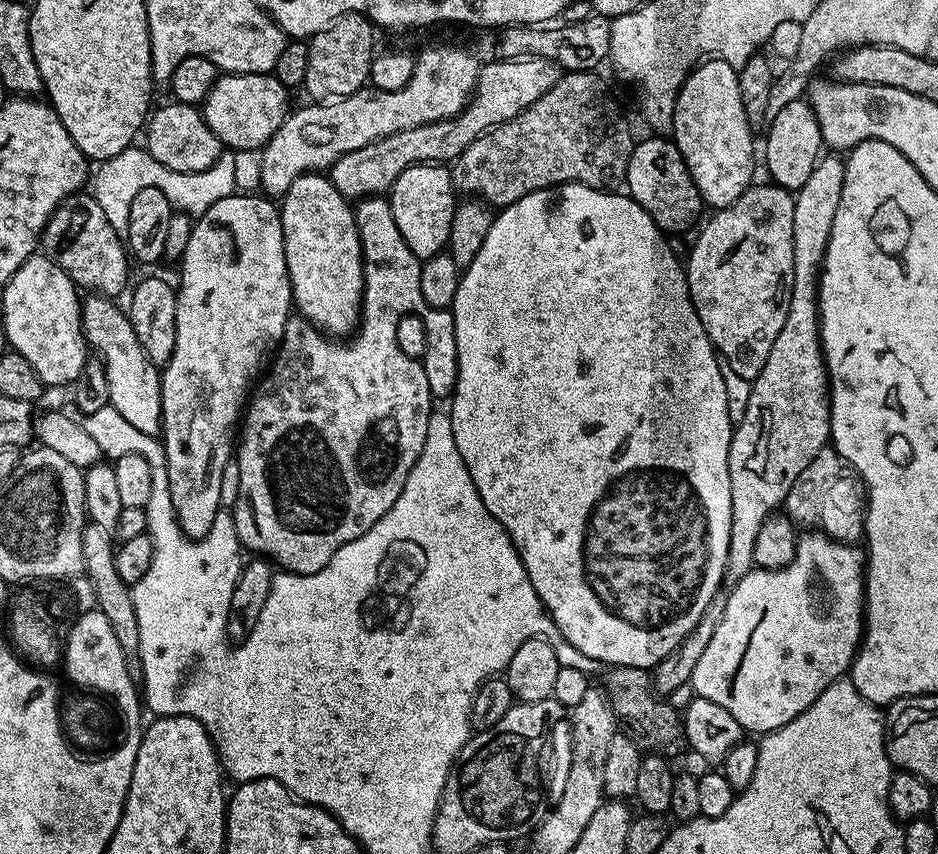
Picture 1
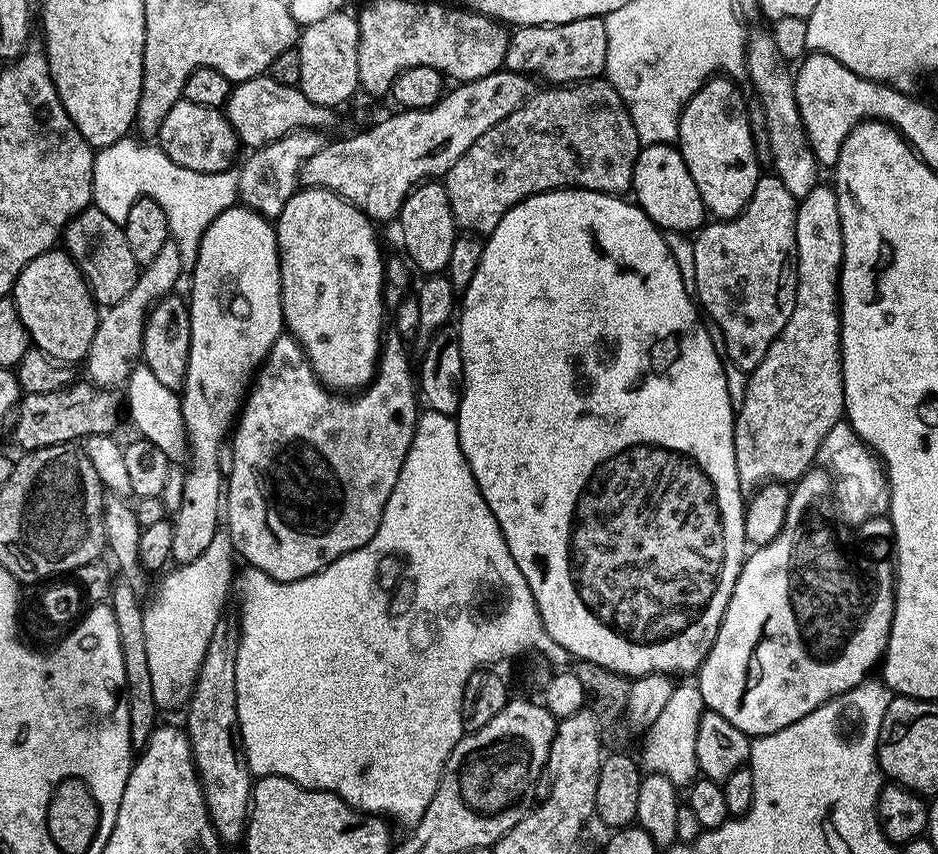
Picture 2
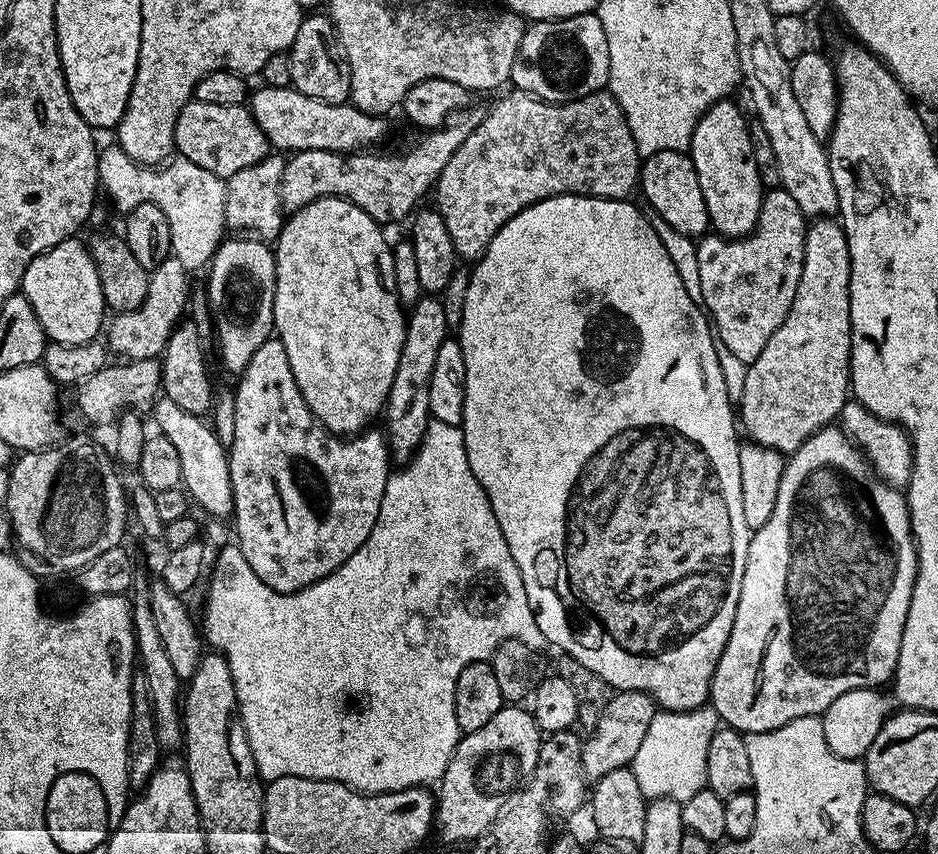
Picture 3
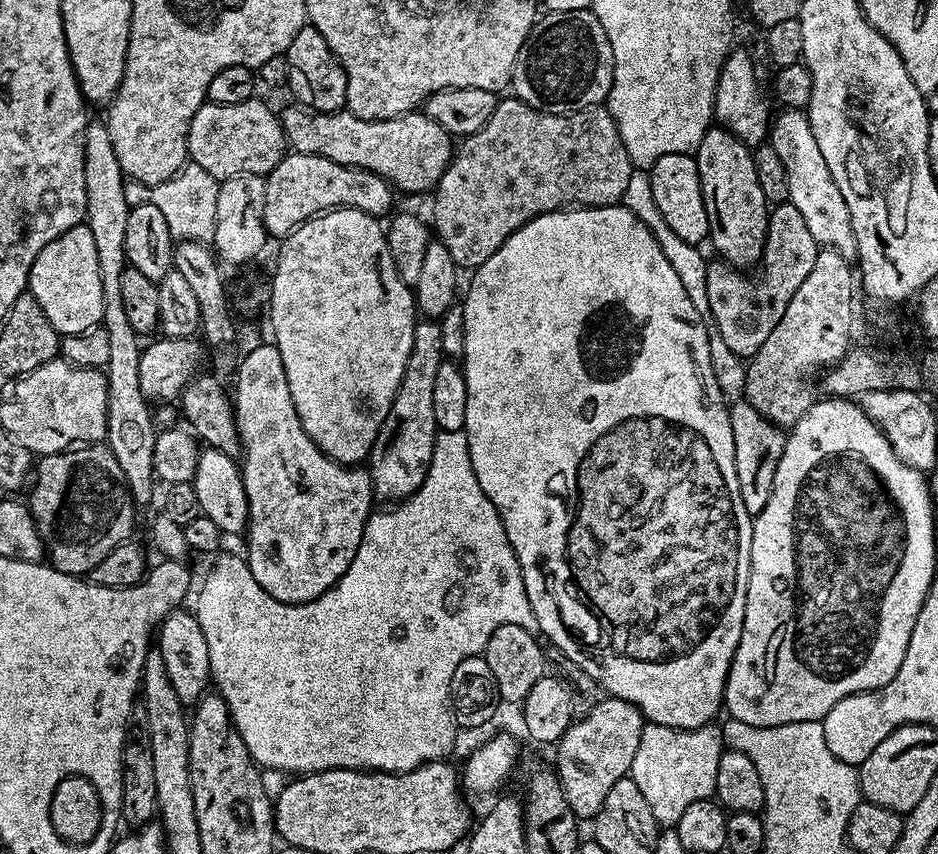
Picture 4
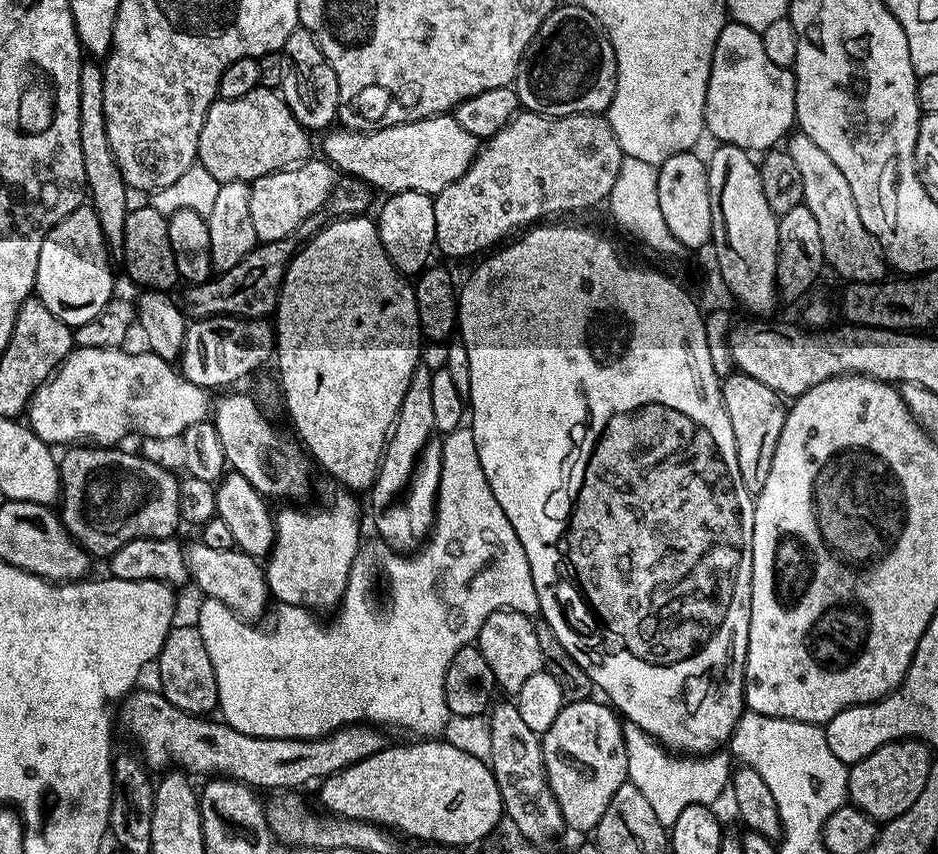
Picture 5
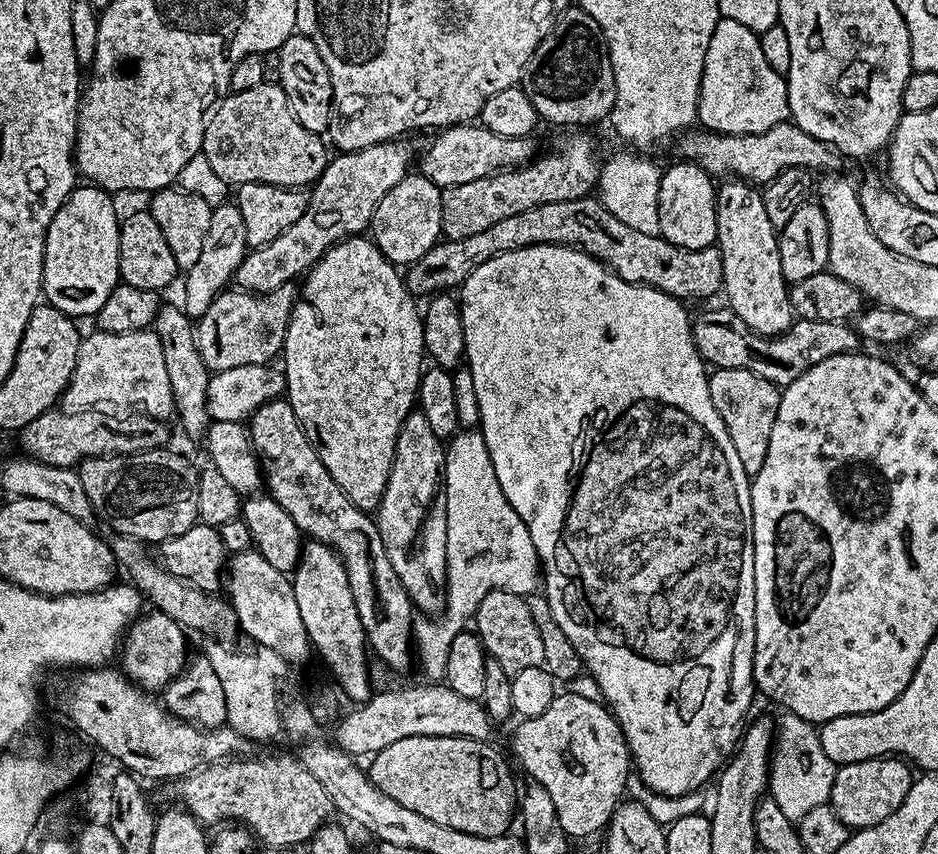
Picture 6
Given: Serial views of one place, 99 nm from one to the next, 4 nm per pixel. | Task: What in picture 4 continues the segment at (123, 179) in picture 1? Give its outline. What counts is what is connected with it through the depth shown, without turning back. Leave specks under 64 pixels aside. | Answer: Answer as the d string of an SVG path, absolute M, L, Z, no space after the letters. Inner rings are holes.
M187 163L176 175L161 184L125 183L126 198L128 203L153 204L162 210L166 222L170 226L170 234L177 240L199 240L210 242L214 238L214 210L218 206L218 190L220 185L217 180L202 166Z

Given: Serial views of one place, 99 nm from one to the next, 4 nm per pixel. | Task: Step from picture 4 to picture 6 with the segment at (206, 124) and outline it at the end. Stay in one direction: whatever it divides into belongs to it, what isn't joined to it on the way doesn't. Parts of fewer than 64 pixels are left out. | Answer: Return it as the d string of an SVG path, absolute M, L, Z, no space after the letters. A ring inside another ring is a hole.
M262 83L254 86L254 90L225 95L217 103L204 131L202 154L214 166L214 174L230 186L258 182L304 190L315 184L328 165L330 152L323 143L317 133L306 130L294 118L279 84Z

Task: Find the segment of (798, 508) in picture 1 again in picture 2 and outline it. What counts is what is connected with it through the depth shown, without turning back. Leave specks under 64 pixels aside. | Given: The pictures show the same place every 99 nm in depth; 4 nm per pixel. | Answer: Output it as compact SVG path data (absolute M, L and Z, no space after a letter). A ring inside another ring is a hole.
M846 420L835 423L822 440L816 455L816 464L833 479L834 500L838 502L841 520L845 525L856 527L870 520L883 517L889 508L889 484L883 461Z

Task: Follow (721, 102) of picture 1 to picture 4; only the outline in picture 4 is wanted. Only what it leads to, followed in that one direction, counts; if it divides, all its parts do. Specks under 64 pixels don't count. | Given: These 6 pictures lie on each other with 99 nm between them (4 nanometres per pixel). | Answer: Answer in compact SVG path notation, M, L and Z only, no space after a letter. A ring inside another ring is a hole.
M723 126L709 128L694 153L698 166L698 178L706 202L710 244L720 251L719 259L721 261L731 264L737 270L748 268L751 264L759 265L761 263L768 233L770 205L762 194L762 186L758 182L758 170L754 170L752 153L753 149L749 145L742 143L734 133L729 132Z

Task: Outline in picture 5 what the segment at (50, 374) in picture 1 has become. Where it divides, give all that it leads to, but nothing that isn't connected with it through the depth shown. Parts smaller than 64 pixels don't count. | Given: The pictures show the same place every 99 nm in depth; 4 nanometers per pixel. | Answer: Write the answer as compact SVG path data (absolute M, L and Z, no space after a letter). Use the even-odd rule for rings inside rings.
M90 206L75 208L58 226L46 234L42 242L42 251L38 253L35 295L54 314L62 318L71 329L90 322L106 302L113 299L112 292L113 261L108 255L108 247L102 234L102 225L98 214Z

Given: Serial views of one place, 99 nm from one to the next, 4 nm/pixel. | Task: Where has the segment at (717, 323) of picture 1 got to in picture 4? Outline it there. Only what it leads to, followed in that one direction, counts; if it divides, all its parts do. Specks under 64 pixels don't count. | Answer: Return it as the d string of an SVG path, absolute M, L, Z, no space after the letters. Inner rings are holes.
M791 202L777 204L768 213L768 233L764 243L764 254L760 272L760 285L751 288L744 280L739 280L737 269L727 262L709 263L706 270L706 292L710 298L710 308L718 330L722 333L722 342L734 350L741 358L755 357L756 351L770 338L774 326L782 322L794 290L806 282L806 274L814 270L820 248L814 242L798 206Z

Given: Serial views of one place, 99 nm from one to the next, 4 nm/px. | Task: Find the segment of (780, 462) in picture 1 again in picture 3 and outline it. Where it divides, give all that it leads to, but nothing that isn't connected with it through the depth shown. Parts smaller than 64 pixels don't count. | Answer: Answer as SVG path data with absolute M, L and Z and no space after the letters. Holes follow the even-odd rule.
M816 218L809 223L806 234L806 250L804 251L804 261L802 262L802 278L798 278L798 290L794 294L794 302L790 306L790 314L786 314L786 322L774 330L770 342L766 342L762 354L753 364L748 365L746 374L746 387L742 389L742 398L738 402L738 420L748 431L747 439L754 444L761 444L767 448L773 448L785 454L791 454L806 442L814 433L822 428L829 427L839 417L845 403L850 400L850 358L852 357L852 327L850 326L850 250L848 249L848 239L844 233L843 223L836 218Z

